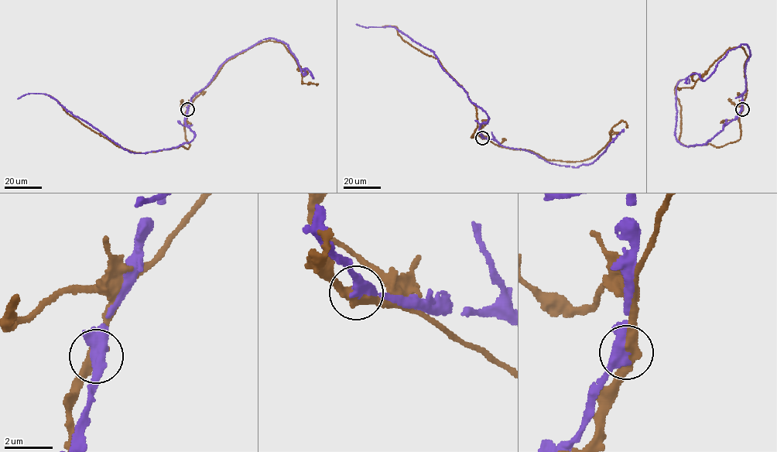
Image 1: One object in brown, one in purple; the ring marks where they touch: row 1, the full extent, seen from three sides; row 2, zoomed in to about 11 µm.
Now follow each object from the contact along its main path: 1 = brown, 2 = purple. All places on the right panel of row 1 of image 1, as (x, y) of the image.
1: (742, 110), (737, 141), (720, 147), (681, 143), (681, 107), (675, 90), (681, 79)
2: (742, 110), (706, 143), (688, 146), (680, 144), (675, 135), (676, 90), (681, 80), (689, 79), (689, 83)

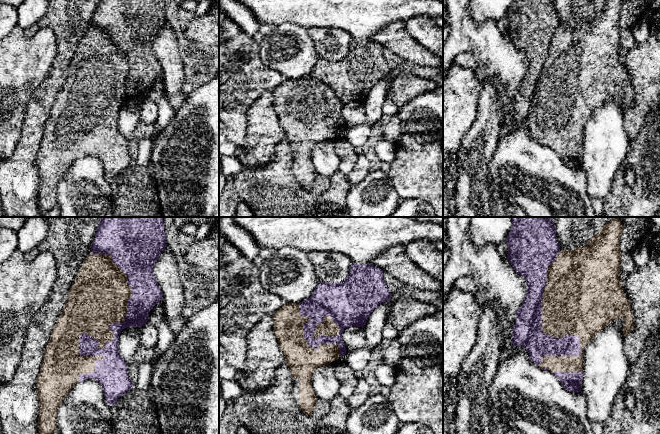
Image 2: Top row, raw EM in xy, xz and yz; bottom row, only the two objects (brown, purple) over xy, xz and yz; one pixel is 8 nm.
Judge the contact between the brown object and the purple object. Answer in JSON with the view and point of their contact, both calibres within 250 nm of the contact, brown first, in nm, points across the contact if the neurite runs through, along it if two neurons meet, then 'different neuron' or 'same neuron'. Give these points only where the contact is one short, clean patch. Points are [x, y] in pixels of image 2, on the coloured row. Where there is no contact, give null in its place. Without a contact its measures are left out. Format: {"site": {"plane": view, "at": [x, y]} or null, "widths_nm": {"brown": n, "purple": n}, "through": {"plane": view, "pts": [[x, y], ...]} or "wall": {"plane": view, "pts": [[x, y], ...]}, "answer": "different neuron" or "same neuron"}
{"site": {"plane": "xy", "at": [106, 341]}, "widths_nm": {"brown": 320, "purple": 240}, "answer": "different neuron"}

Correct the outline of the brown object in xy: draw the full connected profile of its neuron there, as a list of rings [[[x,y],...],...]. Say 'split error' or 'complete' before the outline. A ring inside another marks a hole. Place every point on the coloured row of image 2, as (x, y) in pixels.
complete | [[[89,254],[79,268],[79,273],[75,276],[75,283],[69,290],[69,297],[61,315],[51,332],[50,340],[44,350],[44,357],[41,363],[40,373],[37,379],[37,394],[40,411],[38,419],[39,434],[51,434],[57,431],[56,414],[60,402],[71,391],[72,387],[79,382],[80,374],[88,374],[95,371],[95,361],[104,360],[104,356],[80,356],[79,338],[82,333],[90,335],[98,340],[98,347],[105,348],[106,342],[111,342],[114,338],[110,324],[124,322],[127,314],[127,300],[131,297],[131,287],[127,284],[127,275],[111,260],[111,255]]]

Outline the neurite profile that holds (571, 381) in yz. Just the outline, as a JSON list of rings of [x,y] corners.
[[[583,371],[582,372],[552,372],[554,376],[556,376],[564,386],[564,388],[569,392],[582,392],[581,391],[581,383],[583,379]]]

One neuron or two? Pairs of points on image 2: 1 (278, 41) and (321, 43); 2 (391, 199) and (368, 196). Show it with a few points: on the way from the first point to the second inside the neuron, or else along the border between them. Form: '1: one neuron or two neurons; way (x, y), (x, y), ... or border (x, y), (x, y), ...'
1: two neurons; border (306, 29), (320, 57)
2: one neuron; way (385, 199), (374, 199)

